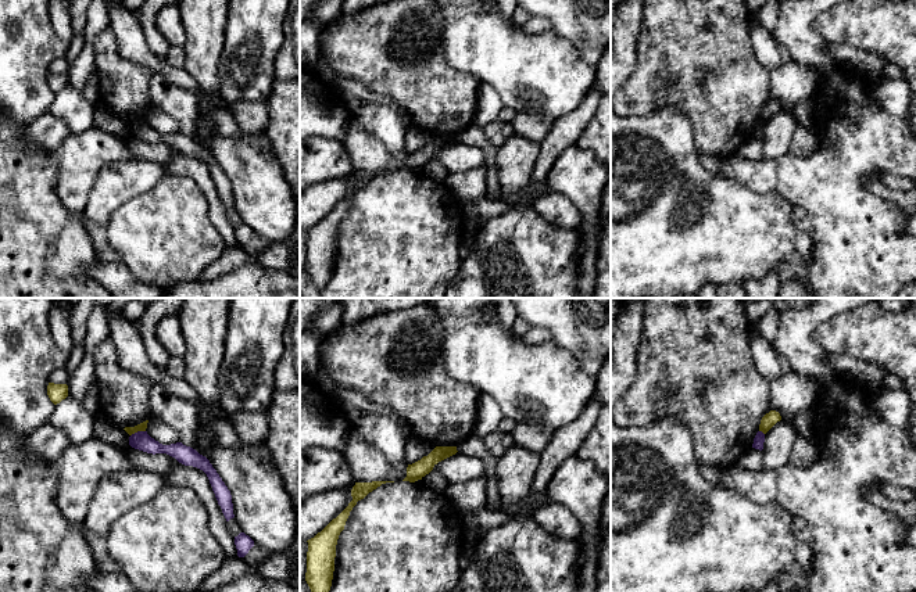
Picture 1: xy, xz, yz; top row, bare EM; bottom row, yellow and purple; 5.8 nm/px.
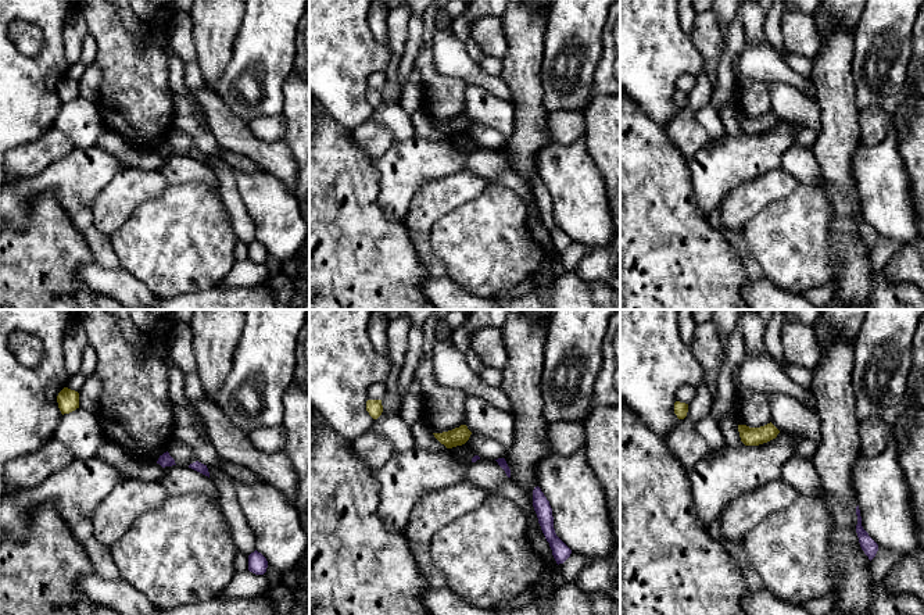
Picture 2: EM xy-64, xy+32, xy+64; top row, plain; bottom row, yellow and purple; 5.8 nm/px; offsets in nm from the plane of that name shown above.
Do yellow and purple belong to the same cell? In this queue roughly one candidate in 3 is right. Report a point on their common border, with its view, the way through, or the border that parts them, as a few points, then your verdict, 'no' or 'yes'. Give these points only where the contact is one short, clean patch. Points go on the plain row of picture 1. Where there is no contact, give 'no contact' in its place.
meets yellow in xy at (138, 119); border along xy (145, 119), (138, 119), (131, 125); no

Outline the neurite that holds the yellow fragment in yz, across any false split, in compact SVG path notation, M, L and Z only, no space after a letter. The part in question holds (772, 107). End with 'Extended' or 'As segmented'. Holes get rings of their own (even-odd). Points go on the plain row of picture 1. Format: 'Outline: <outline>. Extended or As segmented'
Outline: M770 100L762 107L761 114L759 114L759 121L766 123L780 110L781 110L780 103L776 100Z. As segmented

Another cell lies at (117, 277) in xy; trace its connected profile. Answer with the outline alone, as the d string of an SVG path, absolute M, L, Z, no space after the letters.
M97 262L89 276L104 286L115 298L167 298L165 288L142 281L124 262Z

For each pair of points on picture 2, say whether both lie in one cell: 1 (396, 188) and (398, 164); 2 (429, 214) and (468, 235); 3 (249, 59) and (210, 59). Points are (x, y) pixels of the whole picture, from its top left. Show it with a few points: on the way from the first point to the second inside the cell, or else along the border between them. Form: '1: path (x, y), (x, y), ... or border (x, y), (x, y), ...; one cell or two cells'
1: path (398, 182), (398, 170); one cell
2: border (466, 201), (446, 213), (429, 233); two cells
3: border (239, 27), (235, 35), (232, 57), (215, 88); two cells

